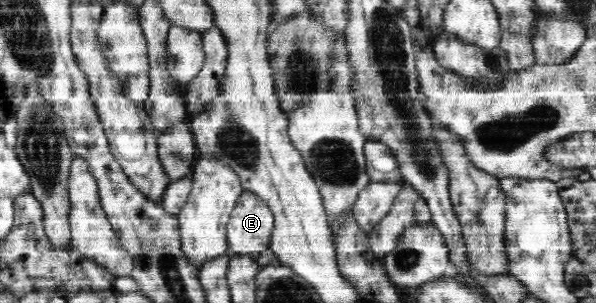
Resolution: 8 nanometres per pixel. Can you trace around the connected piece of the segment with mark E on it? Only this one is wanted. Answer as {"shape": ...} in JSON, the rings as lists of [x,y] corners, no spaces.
{"shape":[[[243,191],[227,225],[229,253],[235,256],[261,253],[270,247],[274,223],[273,212],[265,201]]]}

